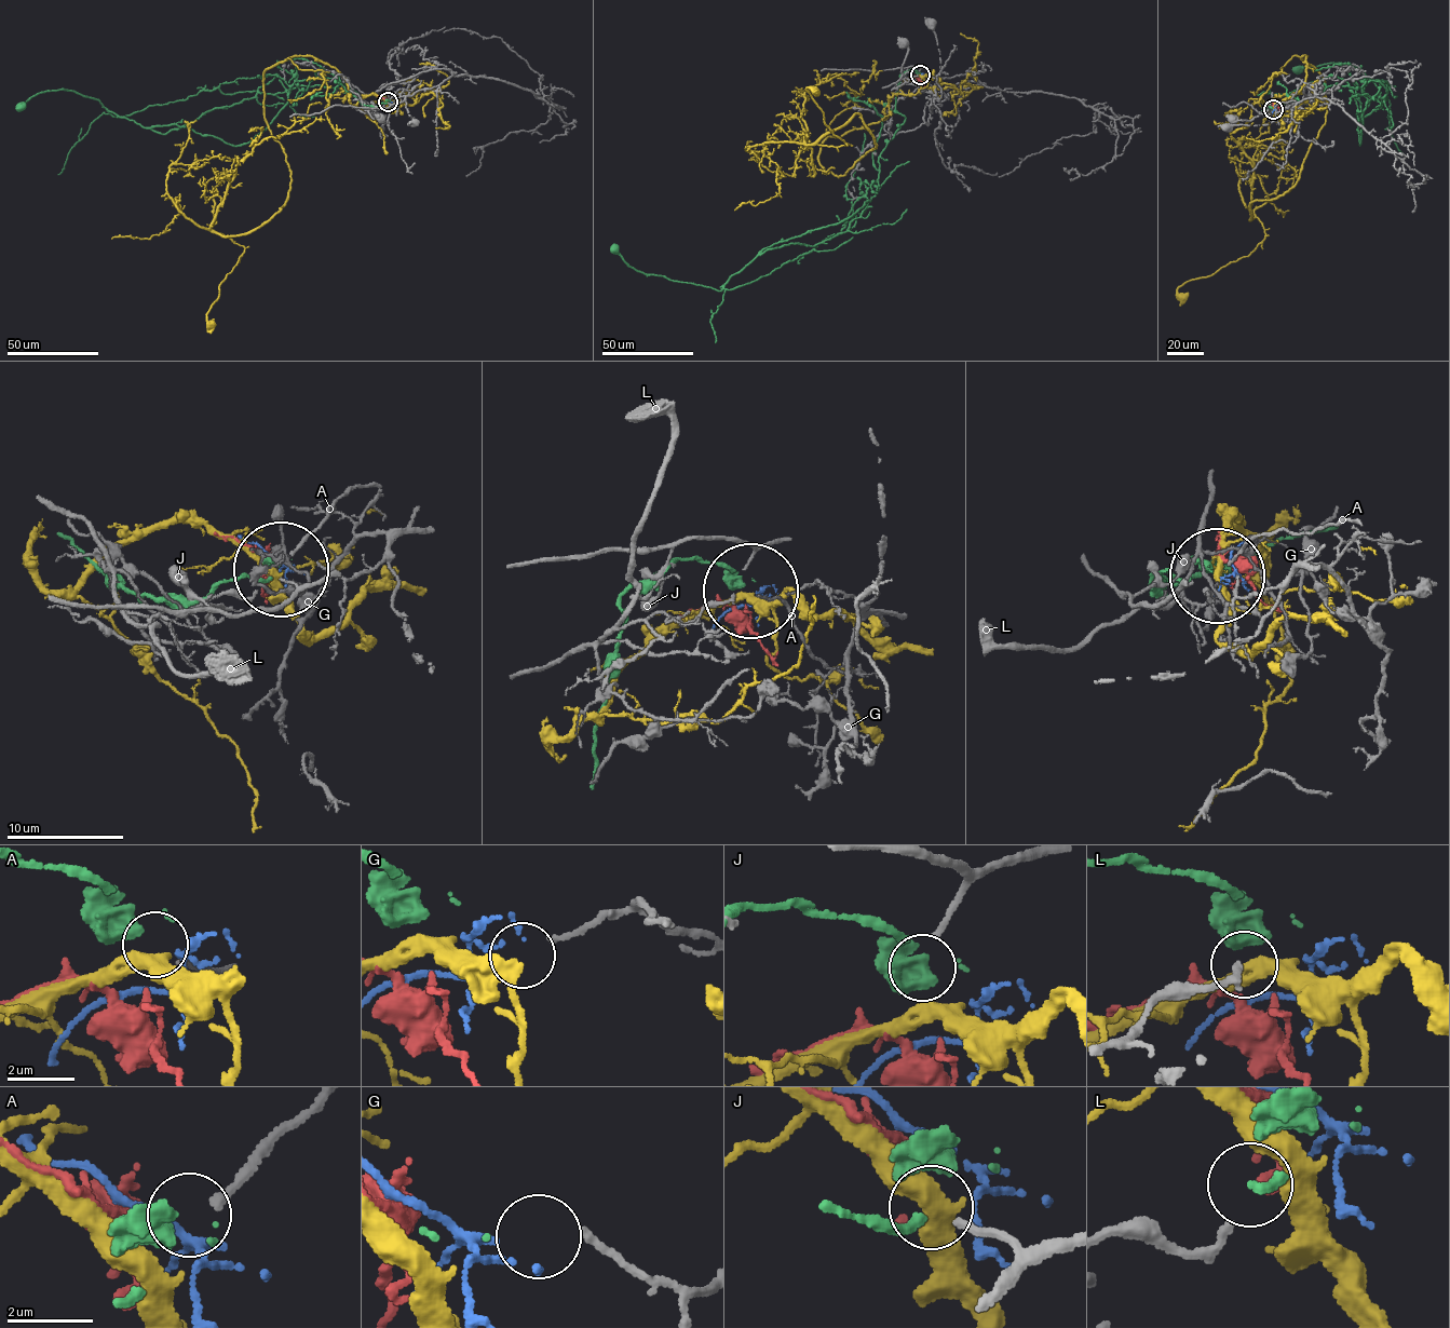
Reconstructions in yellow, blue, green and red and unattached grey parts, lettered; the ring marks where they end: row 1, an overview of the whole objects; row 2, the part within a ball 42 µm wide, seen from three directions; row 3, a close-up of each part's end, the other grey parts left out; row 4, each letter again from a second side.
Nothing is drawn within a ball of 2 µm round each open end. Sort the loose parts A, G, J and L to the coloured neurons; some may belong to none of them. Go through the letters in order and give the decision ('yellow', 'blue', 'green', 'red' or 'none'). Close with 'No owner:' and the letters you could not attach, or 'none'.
A: green
G: blue
J: none
L: none
No owner: J, L

